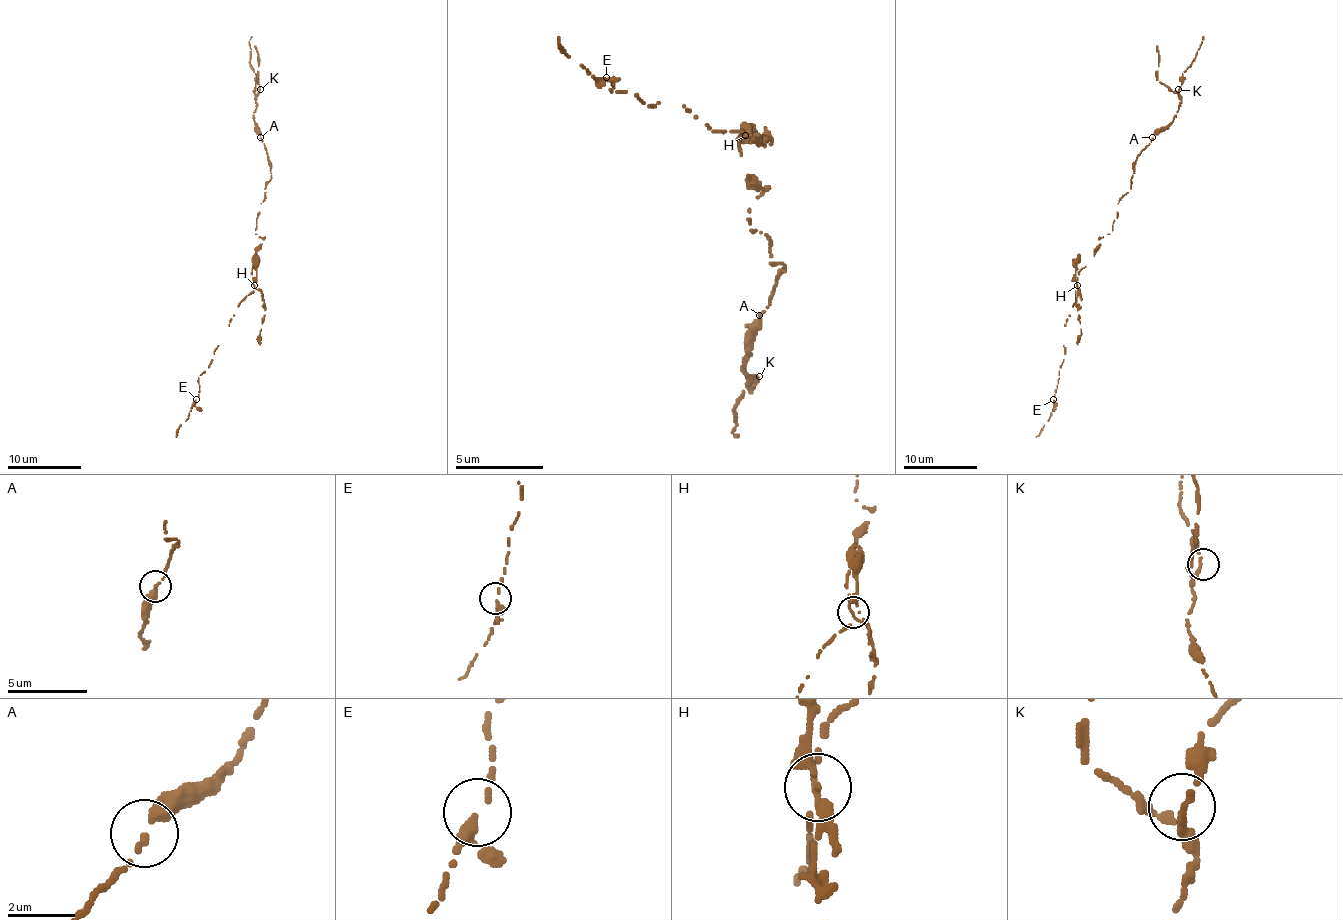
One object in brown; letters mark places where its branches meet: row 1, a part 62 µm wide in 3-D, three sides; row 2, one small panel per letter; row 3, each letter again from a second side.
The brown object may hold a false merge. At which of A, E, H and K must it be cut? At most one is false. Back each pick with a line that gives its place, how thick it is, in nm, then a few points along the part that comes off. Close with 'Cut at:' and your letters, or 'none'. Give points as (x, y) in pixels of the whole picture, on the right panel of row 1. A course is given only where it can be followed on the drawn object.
H: place (1077, 285); calibre 130 nm; course (1077, 285), (1080, 338), (1077, 344)
Cut at: H

